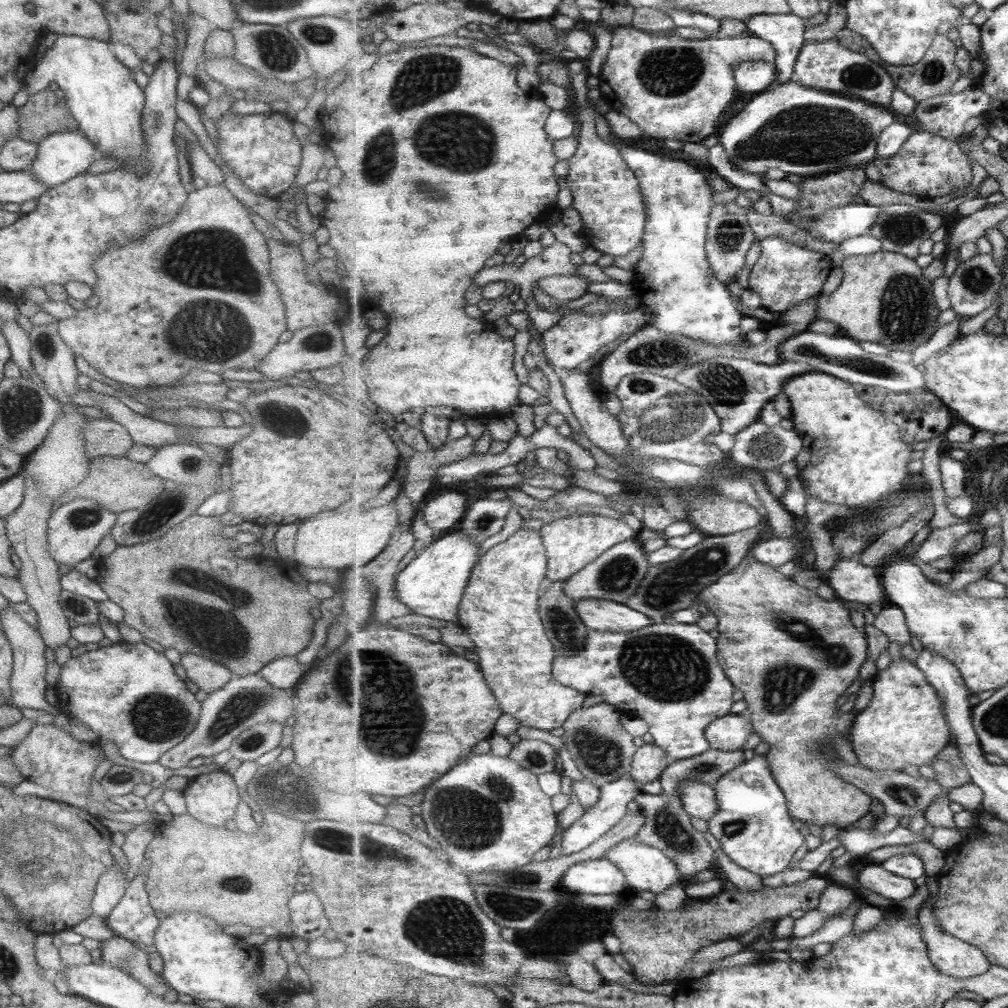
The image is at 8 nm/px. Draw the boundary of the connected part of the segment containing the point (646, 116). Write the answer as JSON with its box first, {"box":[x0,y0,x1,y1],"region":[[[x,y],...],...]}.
{"box":[597,26,778,144],"region":[[[620,26],[616,27],[614,30],[612,47],[603,67],[600,79],[600,84],[598,87],[597,95],[602,96],[602,98],[609,104],[610,109],[616,111],[629,118],[632,122],[637,124],[645,136],[653,136],[653,138],[661,138],[666,142],[671,142],[673,139],[681,140],[684,144],[687,142],[701,143],[705,138],[709,138],[711,134],[715,135],[717,129],[717,118],[725,112],[725,108],[729,108],[729,104],[733,102],[733,98],[737,96],[737,84],[736,84],[736,70],[740,64],[749,61],[765,61],[765,62],[775,62],[778,53],[775,50],[774,45],[768,40],[763,40],[751,33],[744,35],[739,35],[736,37],[708,37],[703,40],[691,40],[683,38],[681,35],[671,33],[669,35],[660,36],[654,33],[649,33],[643,29],[638,29],[633,26]]]}

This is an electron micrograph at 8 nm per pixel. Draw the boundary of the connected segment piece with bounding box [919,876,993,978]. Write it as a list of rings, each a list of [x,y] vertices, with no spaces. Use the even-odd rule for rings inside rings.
[[[926,876],[925,884],[929,888],[929,898],[925,906],[920,910],[920,924],[922,925],[922,939],[926,940],[930,951],[930,959],[934,963],[934,967],[939,972],[954,976],[955,978],[971,978],[972,976],[981,976],[991,970],[992,962],[983,949],[969,944],[967,941],[961,940],[959,937],[946,933],[939,924],[939,919],[935,914],[934,908],[941,890],[939,879],[934,876]]]

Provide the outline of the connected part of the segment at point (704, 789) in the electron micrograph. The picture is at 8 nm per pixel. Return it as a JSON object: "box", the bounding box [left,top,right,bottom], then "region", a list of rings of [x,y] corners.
{"box":[680,780,720,822],"region":[[[688,780],[682,782],[680,793],[682,794],[684,807],[691,816],[702,818],[708,822],[720,809],[716,790],[709,784]]]}

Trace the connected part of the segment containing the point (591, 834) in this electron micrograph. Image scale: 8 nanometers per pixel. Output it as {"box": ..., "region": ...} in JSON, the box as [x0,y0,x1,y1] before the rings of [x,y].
{"box":[561,776,642,855],"region":[[[631,776],[622,777],[619,780],[610,782],[600,789],[601,796],[595,806],[592,806],[577,822],[573,823],[566,831],[563,832],[561,842],[562,855],[581,852],[592,846],[602,836],[605,836],[610,830],[615,828],[618,822],[621,822],[628,815],[627,806],[635,800],[635,796],[642,792],[641,785]]]}

